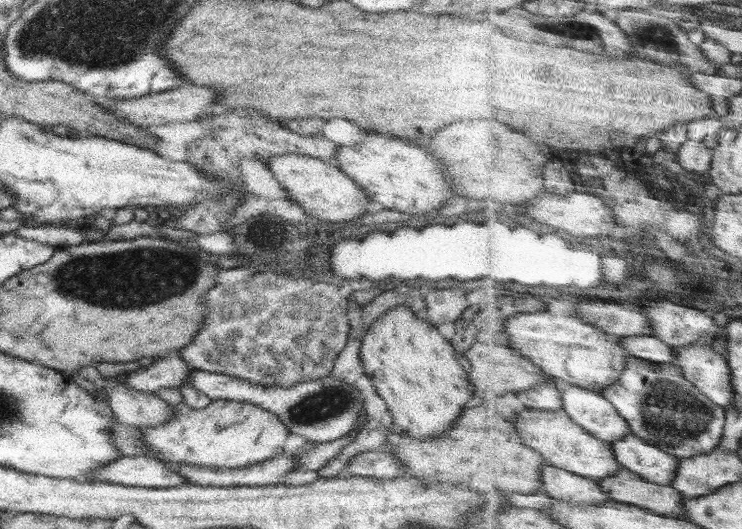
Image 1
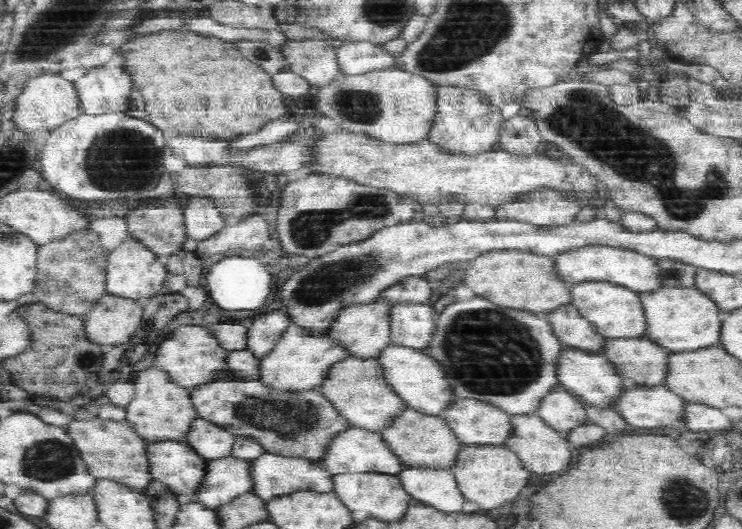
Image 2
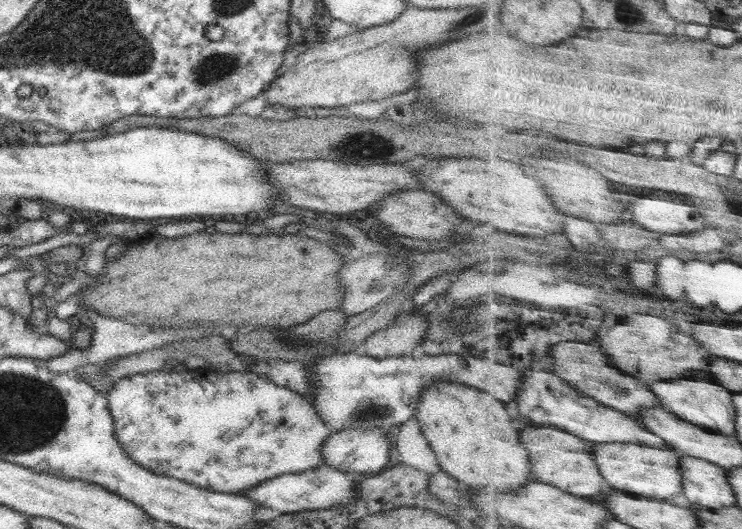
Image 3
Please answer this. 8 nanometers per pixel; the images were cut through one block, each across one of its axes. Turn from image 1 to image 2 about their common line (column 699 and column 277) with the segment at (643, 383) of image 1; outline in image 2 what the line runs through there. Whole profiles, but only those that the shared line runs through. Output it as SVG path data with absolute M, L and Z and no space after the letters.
M229 370L231 376L227 380L216 380L190 390L194 407L198 416L229 430L236 437L248 437L251 442L258 443L263 452L278 457L299 457L315 462L321 462L329 454L330 445L342 432L352 428L352 423L342 415L342 411L330 401L328 395L322 393L319 387L307 389L278 389L262 379L246 379L236 376Z

